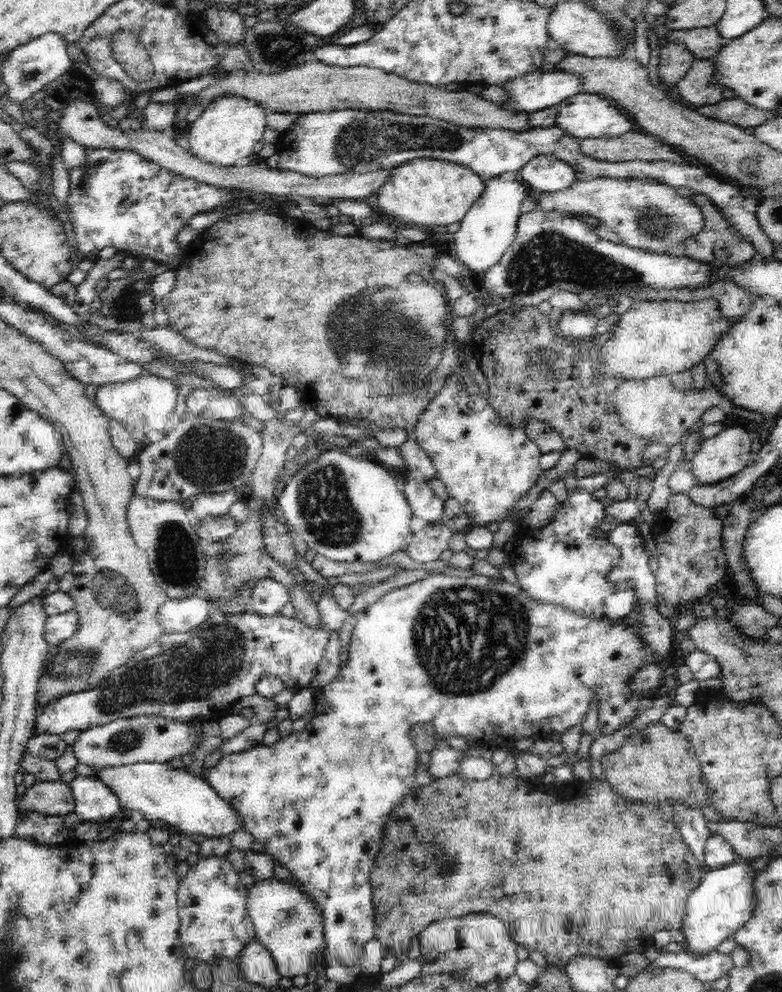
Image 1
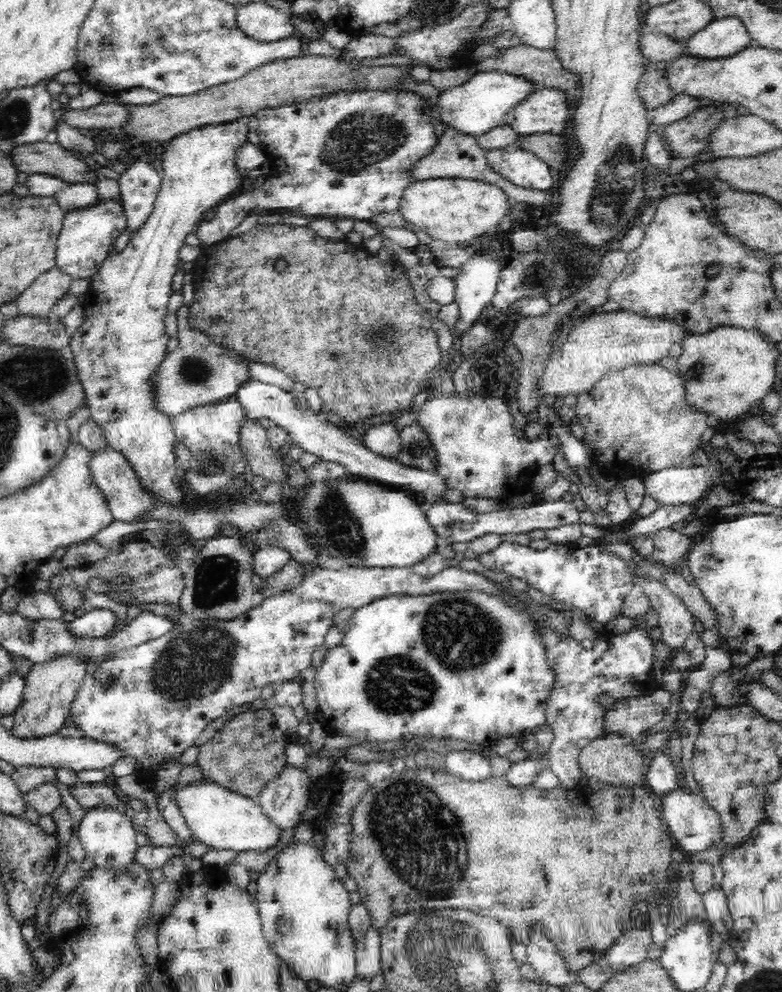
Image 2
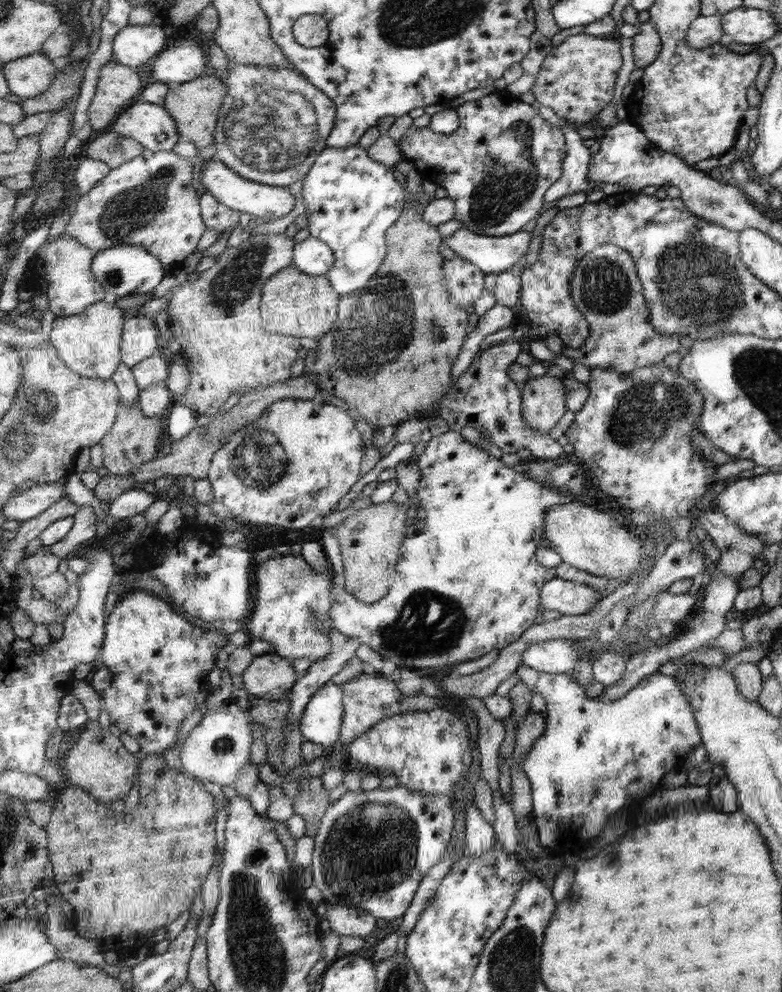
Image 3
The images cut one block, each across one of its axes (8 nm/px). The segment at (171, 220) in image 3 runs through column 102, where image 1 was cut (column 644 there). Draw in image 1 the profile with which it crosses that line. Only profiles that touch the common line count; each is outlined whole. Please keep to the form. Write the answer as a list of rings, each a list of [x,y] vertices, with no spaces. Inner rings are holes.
[[[654,179],[577,180],[570,188],[550,194],[555,202],[553,209],[572,216],[588,214],[599,218],[618,234],[621,242],[635,249],[666,253],[672,246],[682,246],[682,240],[694,236],[703,226],[702,211],[690,202],[690,197],[682,197],[676,188],[656,183]]]

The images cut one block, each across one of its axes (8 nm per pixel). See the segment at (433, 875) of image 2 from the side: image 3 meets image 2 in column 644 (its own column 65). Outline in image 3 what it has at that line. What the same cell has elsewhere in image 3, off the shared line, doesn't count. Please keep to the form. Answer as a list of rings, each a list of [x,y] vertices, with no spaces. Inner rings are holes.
[[[149,754],[146,759],[141,761],[139,767],[140,778],[140,800],[134,809],[124,810],[118,812],[118,808],[114,808],[114,804],[102,803],[97,797],[94,797],[92,793],[86,792],[84,788],[74,787],[72,785],[66,786],[64,789],[59,790],[55,794],[53,800],[53,810],[49,824],[46,829],[49,833],[49,852],[50,852],[50,870],[53,880],[61,892],[61,898],[66,900],[68,904],[72,905],[72,911],[76,916],[76,931],[88,938],[116,938],[116,936],[122,936],[126,938],[122,942],[124,948],[125,959],[123,964],[128,967],[136,965],[146,958],[149,949],[155,945],[158,935],[154,933],[154,930],[174,922],[184,910],[190,908],[190,904],[194,902],[196,894],[200,892],[200,886],[204,882],[204,878],[208,876],[208,872],[212,870],[212,864],[216,860],[216,854],[214,854],[214,842],[216,842],[216,834],[214,834],[214,820],[216,820],[216,806],[214,806],[214,798],[212,794],[202,786],[200,781],[192,779],[184,772],[173,769],[166,761],[163,755]]]

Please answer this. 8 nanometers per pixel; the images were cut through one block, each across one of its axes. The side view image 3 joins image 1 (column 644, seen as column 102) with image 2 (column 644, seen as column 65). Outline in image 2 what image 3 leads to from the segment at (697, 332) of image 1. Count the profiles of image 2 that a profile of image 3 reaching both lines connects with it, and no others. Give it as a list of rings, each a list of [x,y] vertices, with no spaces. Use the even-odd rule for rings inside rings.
[[[623,310],[589,314],[574,325],[566,340],[558,348],[555,348],[554,352],[549,354],[550,360],[546,362],[544,372],[542,372],[542,376],[538,377],[538,384],[535,385],[535,388],[538,388],[538,394],[544,394],[544,396],[554,394],[556,397],[565,396],[570,400],[570,394],[578,395],[589,391],[594,384],[598,384],[600,378],[607,372],[616,372],[616,370],[630,365],[658,364],[657,362],[662,357],[670,355],[673,343],[682,344],[684,338],[688,335],[690,335],[690,332],[686,332],[684,326],[658,316],[644,317]]]

